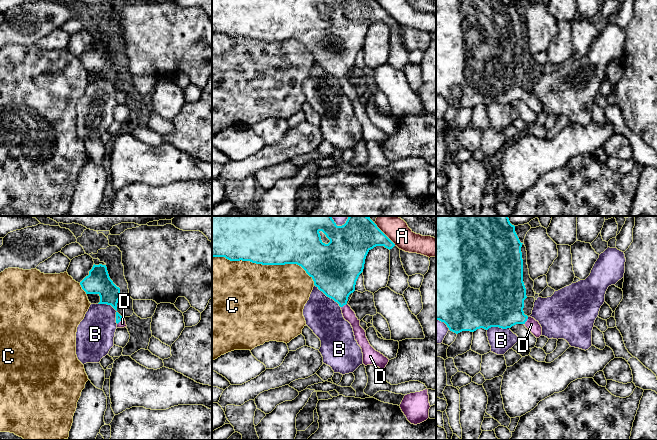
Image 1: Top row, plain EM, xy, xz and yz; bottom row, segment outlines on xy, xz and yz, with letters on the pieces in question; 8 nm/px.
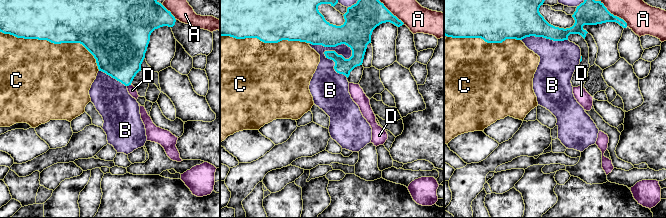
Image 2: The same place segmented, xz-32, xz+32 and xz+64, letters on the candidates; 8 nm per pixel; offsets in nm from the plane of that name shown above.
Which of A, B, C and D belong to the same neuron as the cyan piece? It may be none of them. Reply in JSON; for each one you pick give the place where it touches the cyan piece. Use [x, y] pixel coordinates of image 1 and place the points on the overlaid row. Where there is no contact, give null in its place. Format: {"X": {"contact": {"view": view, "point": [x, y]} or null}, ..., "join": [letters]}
{"D": {"contact": {"view": "yz", "point": [526, 320]}}, "join": ["D"]}

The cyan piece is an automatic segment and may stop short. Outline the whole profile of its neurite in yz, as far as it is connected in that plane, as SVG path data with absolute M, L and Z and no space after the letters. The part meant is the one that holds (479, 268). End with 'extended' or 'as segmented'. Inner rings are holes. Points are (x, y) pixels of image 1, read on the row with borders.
M436 216L436 320L444 322L456 334L524 324L539 338L541 325L523 311L527 296L523 282L522 244L508 216Z; extended

